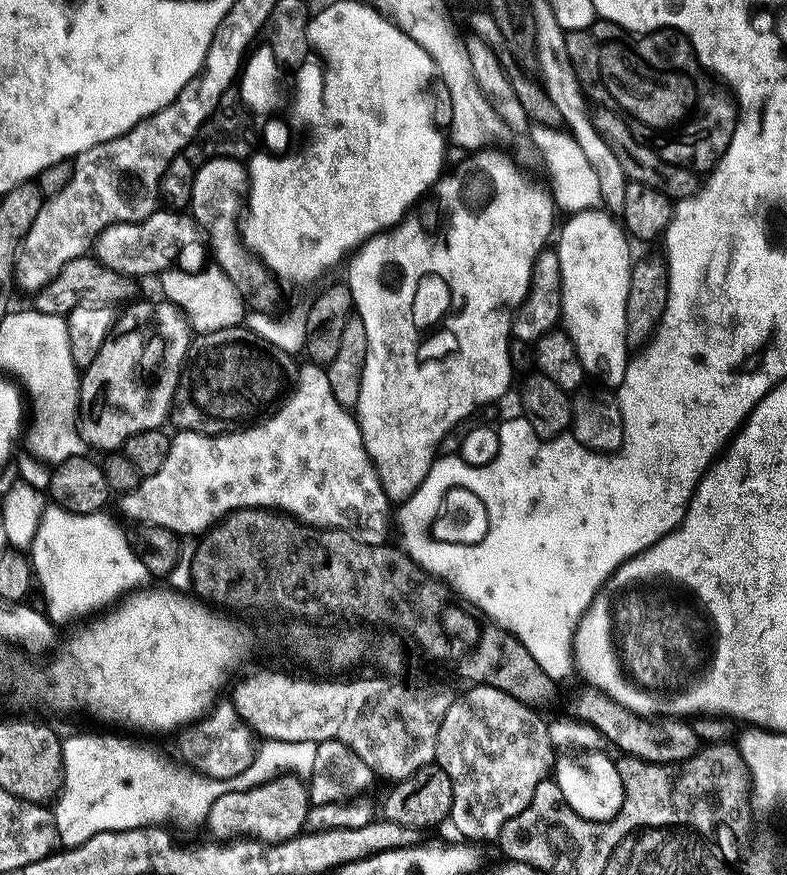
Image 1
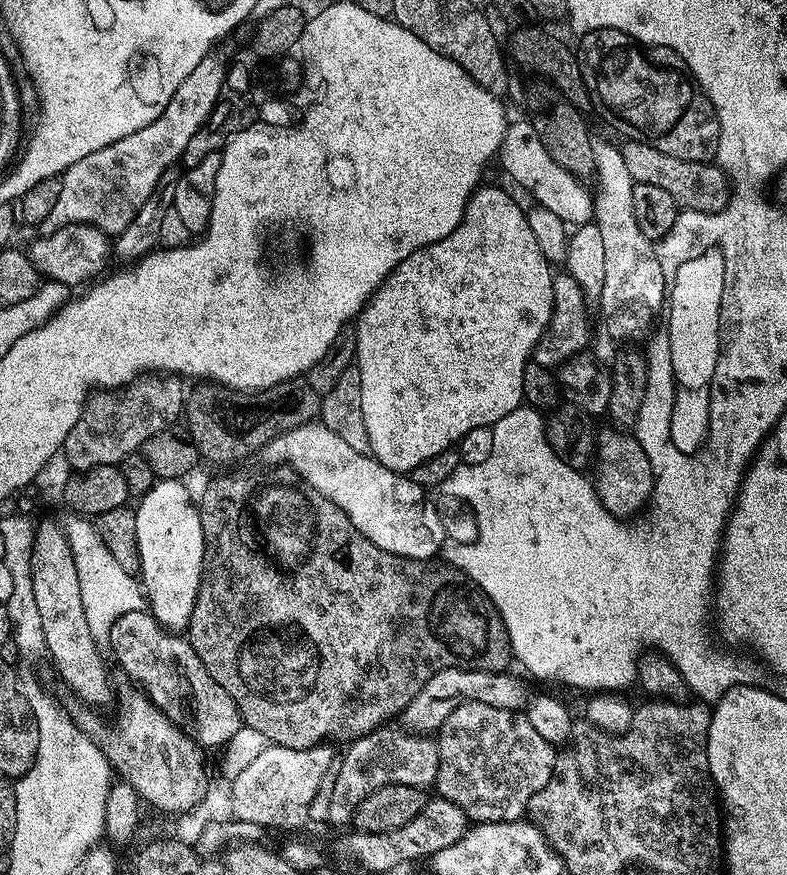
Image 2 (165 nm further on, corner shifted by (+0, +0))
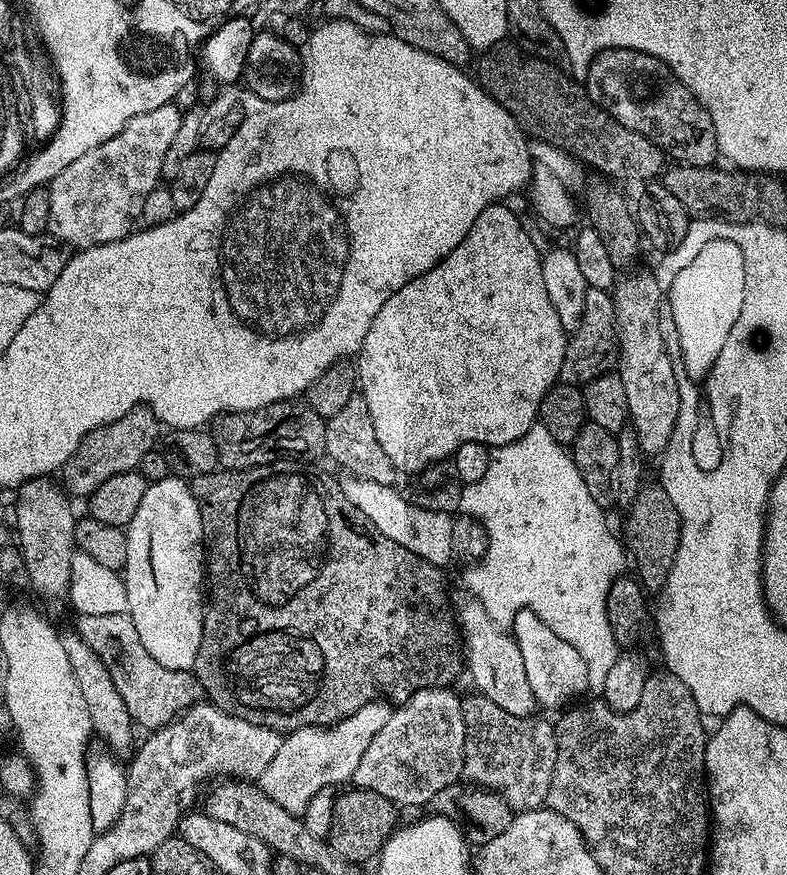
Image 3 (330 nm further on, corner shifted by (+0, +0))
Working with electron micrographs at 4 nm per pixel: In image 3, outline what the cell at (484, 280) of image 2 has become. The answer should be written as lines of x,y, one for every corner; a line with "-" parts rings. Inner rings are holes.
507,203
492,204
482,214
478,214
478,222
470,226
470,234
442,258
430,270
426,270
418,278
406,282
402,290
392,292
390,298
374,314
374,322
370,322
370,330
366,330
366,338
358,353
358,388
366,398
366,406
370,406
370,418
374,421
374,434
378,434
378,443
386,450
386,458
401,472
420,472
439,460
452,458
463,443
478,442
495,450
514,442
526,434
537,423
540,415
540,403
552,385
560,380
562,358
566,354
568,336
562,322
558,322
558,314
550,298
546,295
546,285
542,282
541,249
536,249
530,233
524,224
507,208

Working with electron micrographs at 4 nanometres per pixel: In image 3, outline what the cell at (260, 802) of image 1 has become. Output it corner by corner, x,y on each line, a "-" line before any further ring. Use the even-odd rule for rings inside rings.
375,700
362,706
362,710
354,710
354,714
337,724
322,728
299,728
287,733
281,739
278,754
274,754
270,766
262,770
258,781
260,789
274,798
274,802
278,802
282,810
290,810
290,814
303,817
304,811
311,806
312,799
323,788
328,788
331,784
344,786
351,781
370,742
374,742
376,735
389,727
393,711
391,703

